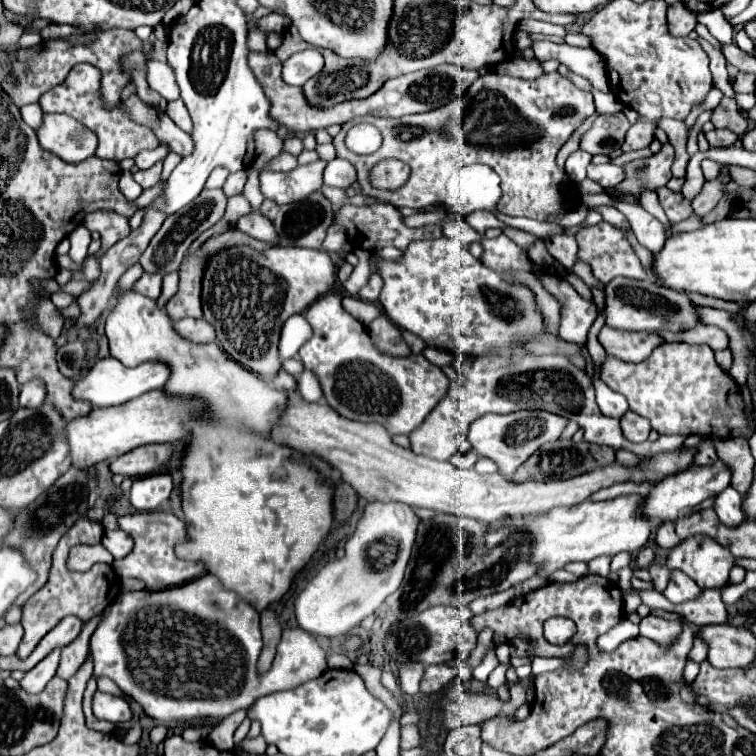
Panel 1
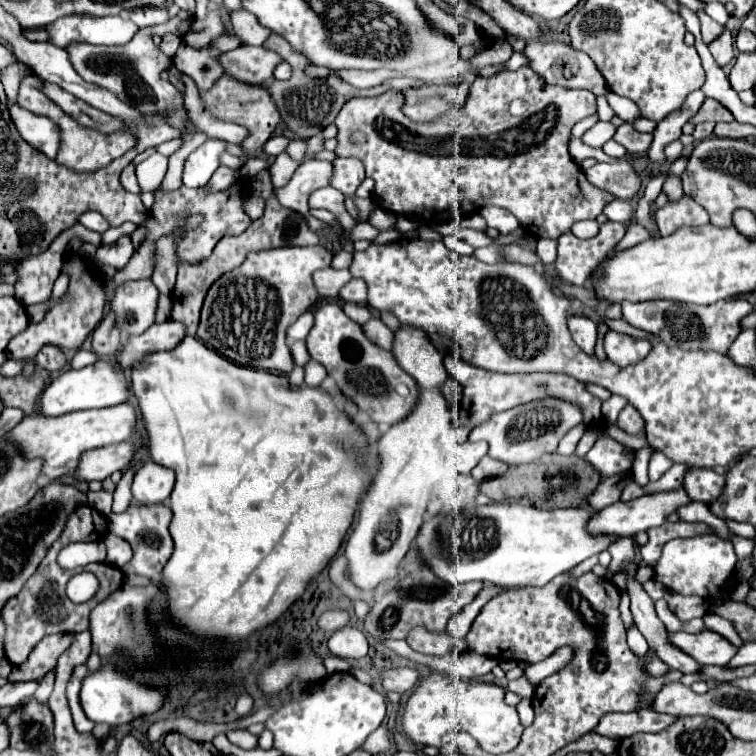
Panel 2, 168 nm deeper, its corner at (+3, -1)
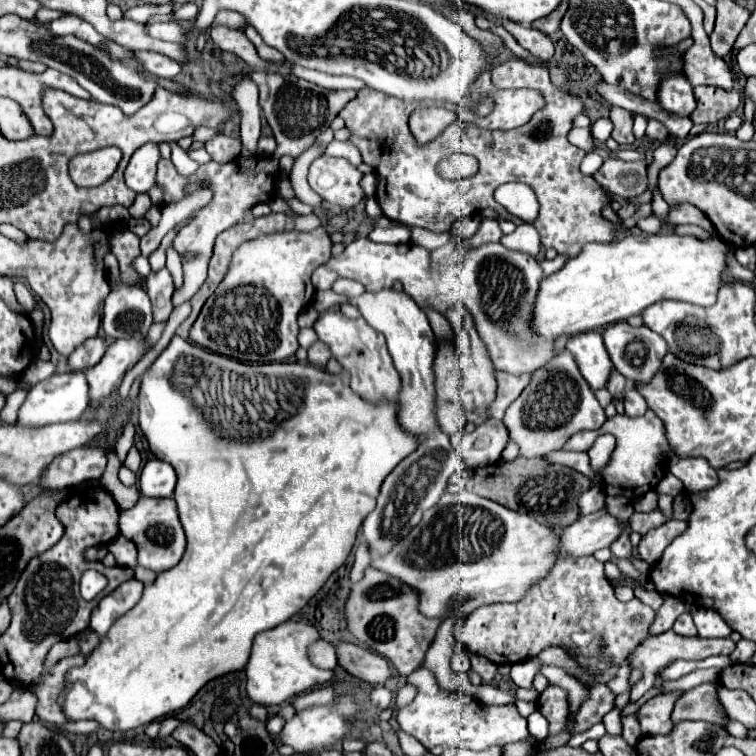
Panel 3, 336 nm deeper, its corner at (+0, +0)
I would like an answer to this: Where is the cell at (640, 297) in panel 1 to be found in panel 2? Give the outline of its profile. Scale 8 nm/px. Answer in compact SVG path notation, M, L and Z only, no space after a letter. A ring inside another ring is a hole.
M745 298L721 300L711 306L677 304L669 300L657 302L623 302L623 318L645 332L651 332L665 340L667 346L679 346L681 350L705 350L717 354L729 354L729 346L741 332L741 320L753 312L753 306Z

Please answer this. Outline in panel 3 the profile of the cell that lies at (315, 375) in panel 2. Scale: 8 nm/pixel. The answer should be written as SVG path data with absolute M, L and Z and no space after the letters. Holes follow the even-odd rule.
M316 341L316 343L308 349L308 361L310 361L310 365L324 369L326 363L328 363L328 359L330 359L330 351L328 351L328 347L324 347L324 343Z

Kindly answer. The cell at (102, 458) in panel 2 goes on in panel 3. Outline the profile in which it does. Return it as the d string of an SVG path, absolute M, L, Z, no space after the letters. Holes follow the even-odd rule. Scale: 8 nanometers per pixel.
M88 445L62 453L52 461L52 465L42 475L40 485L44 489L70 489L84 481L100 479L108 463L108 453L104 447Z

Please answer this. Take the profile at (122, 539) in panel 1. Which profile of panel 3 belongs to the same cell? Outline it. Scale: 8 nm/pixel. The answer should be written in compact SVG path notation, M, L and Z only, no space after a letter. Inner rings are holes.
M118 535L108 543L108 551L116 557L116 563L120 567L136 567L136 545L128 541L126 537Z

